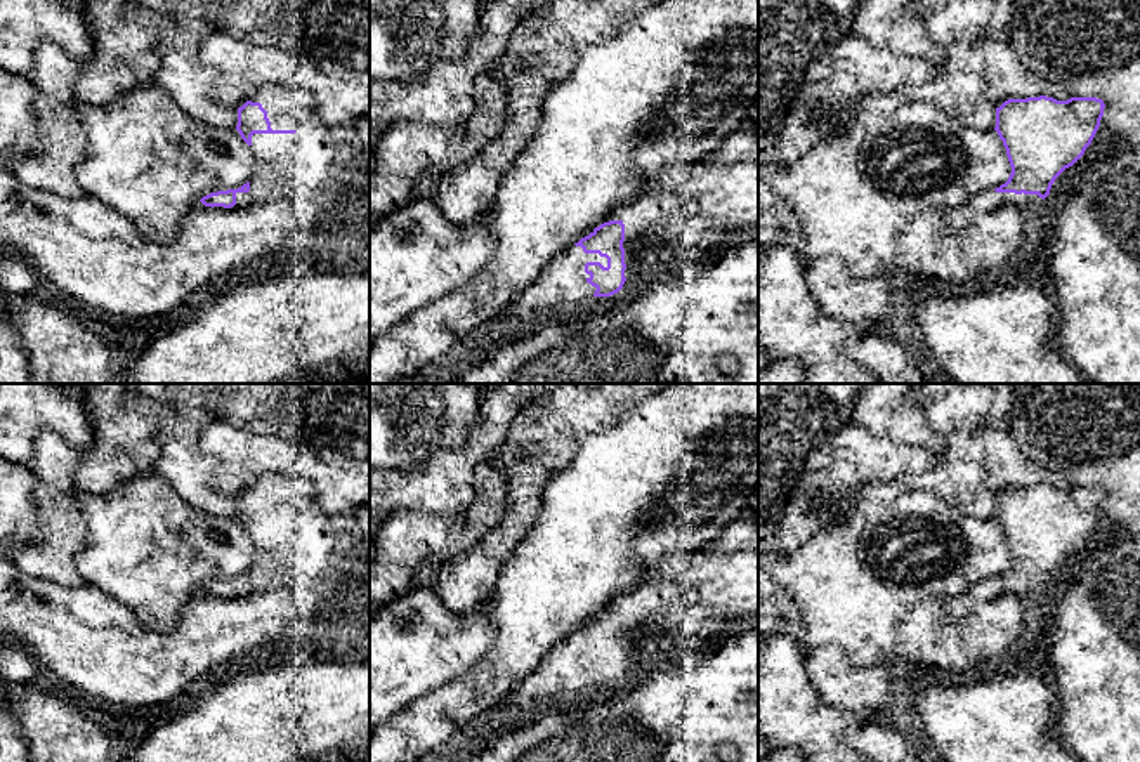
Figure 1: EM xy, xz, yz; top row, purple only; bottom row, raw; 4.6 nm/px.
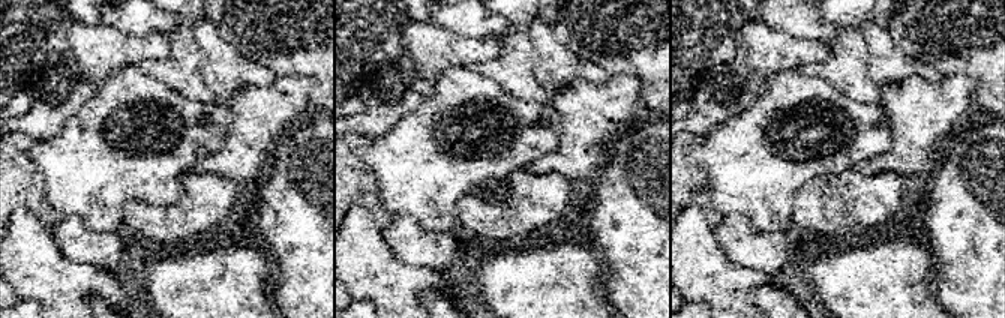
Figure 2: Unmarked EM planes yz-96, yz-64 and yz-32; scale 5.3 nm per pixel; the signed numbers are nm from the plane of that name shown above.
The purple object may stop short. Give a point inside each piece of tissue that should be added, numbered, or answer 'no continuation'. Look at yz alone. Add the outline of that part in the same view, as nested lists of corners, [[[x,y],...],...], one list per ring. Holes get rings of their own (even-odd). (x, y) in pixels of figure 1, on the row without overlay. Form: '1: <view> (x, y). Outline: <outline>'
1: yz (986, 591). Outline: [[[994,578],[977,581],[968,588],[968,595],[980,602],[991,602],[1001,595],[1017,595],[1020,599],[1020,606],[1024,608],[1024,597],[1029,592],[1031,583],[1015,583],[1015,581],[996,581]]]

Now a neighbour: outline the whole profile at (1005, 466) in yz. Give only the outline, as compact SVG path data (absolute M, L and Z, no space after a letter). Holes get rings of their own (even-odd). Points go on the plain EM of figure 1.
M982 424L977 430L986 453L984 479L986 486L999 496L1008 488L1053 486L1071 488L1062 474L1027 460L1019 450L1010 429L998 429Z

